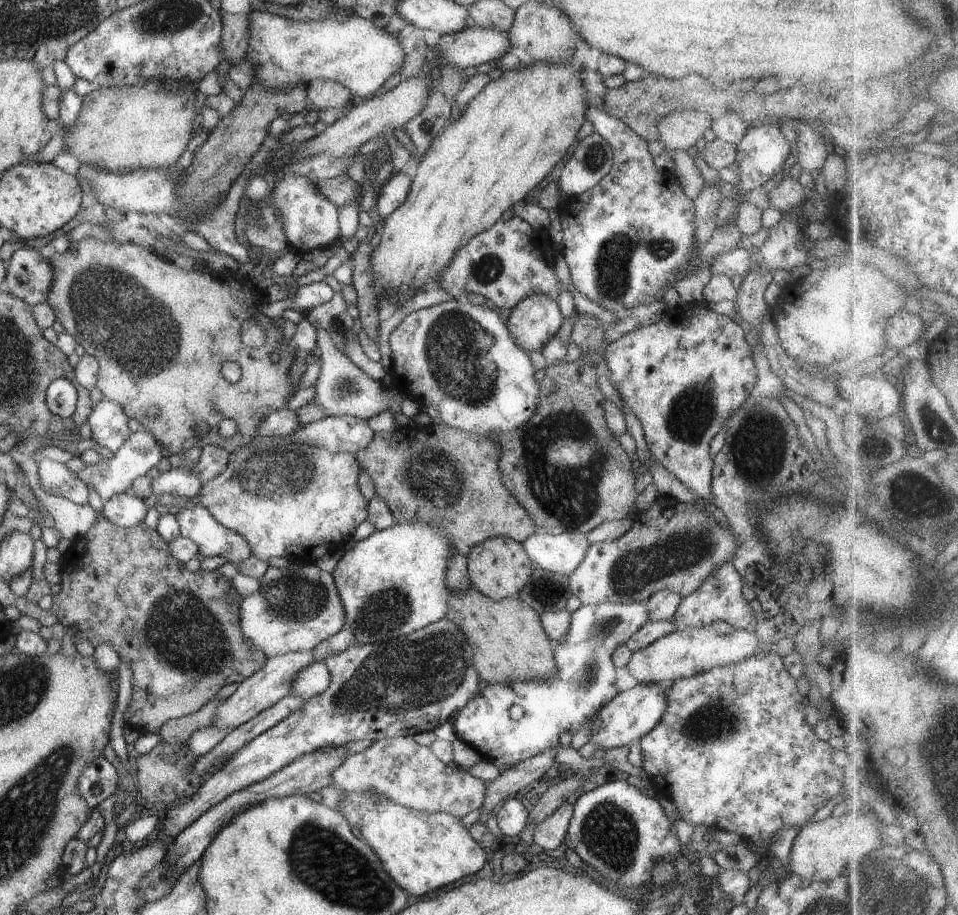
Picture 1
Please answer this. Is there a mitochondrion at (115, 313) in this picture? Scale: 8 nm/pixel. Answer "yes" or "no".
yes

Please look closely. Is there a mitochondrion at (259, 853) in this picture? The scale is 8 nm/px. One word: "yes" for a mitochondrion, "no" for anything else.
no

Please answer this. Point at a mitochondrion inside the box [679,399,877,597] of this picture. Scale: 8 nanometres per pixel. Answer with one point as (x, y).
(757, 446)

